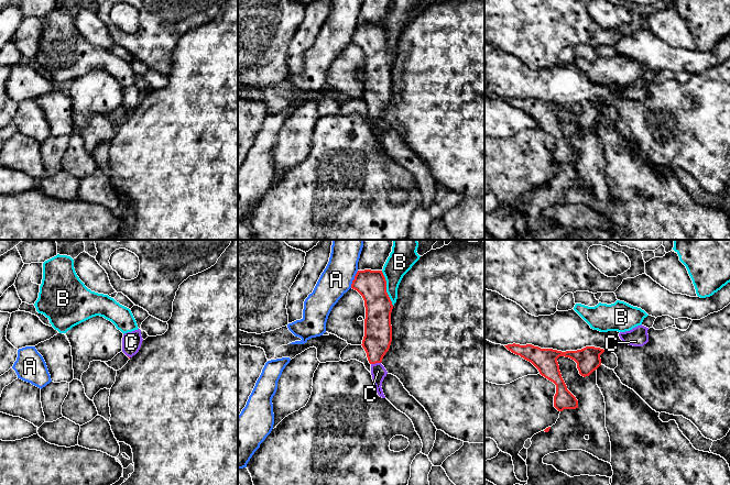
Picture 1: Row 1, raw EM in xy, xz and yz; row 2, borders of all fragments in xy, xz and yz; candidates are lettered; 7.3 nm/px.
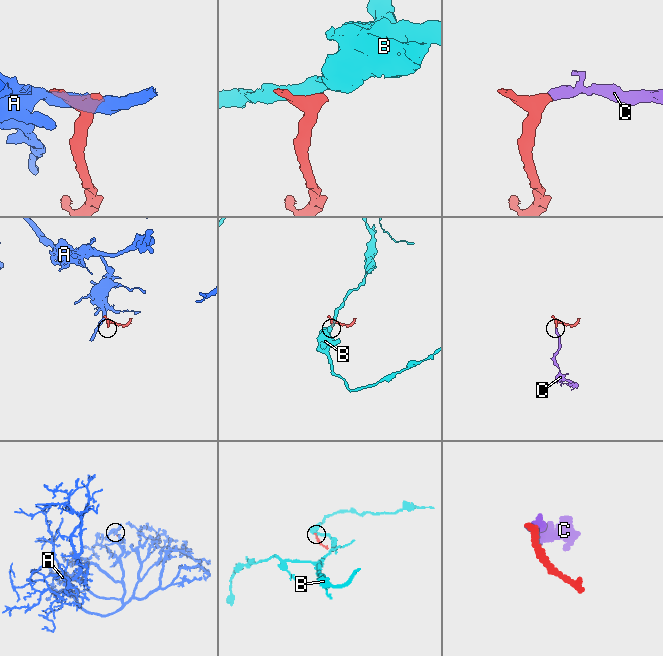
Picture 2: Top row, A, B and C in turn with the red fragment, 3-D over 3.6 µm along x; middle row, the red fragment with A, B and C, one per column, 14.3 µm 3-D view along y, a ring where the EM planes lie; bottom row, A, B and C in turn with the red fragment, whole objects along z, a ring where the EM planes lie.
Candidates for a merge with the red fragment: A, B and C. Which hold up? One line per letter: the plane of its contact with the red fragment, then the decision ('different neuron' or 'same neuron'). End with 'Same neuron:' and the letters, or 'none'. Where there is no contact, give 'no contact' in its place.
A: xz | different neuron
B: xz | different neuron
C: xz | same neuron
Same neuron: C

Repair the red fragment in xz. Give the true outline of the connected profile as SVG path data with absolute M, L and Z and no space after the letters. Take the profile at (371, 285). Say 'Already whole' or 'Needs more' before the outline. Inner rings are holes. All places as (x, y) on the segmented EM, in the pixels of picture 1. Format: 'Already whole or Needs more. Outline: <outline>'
Needs more. Outline: M358 271L351 288L357 290L364 300L364 337L361 345L371 364L377 393L385 398L381 386L388 372L381 362L392 342L391 312L393 309L386 293L386 280L382 271Z

